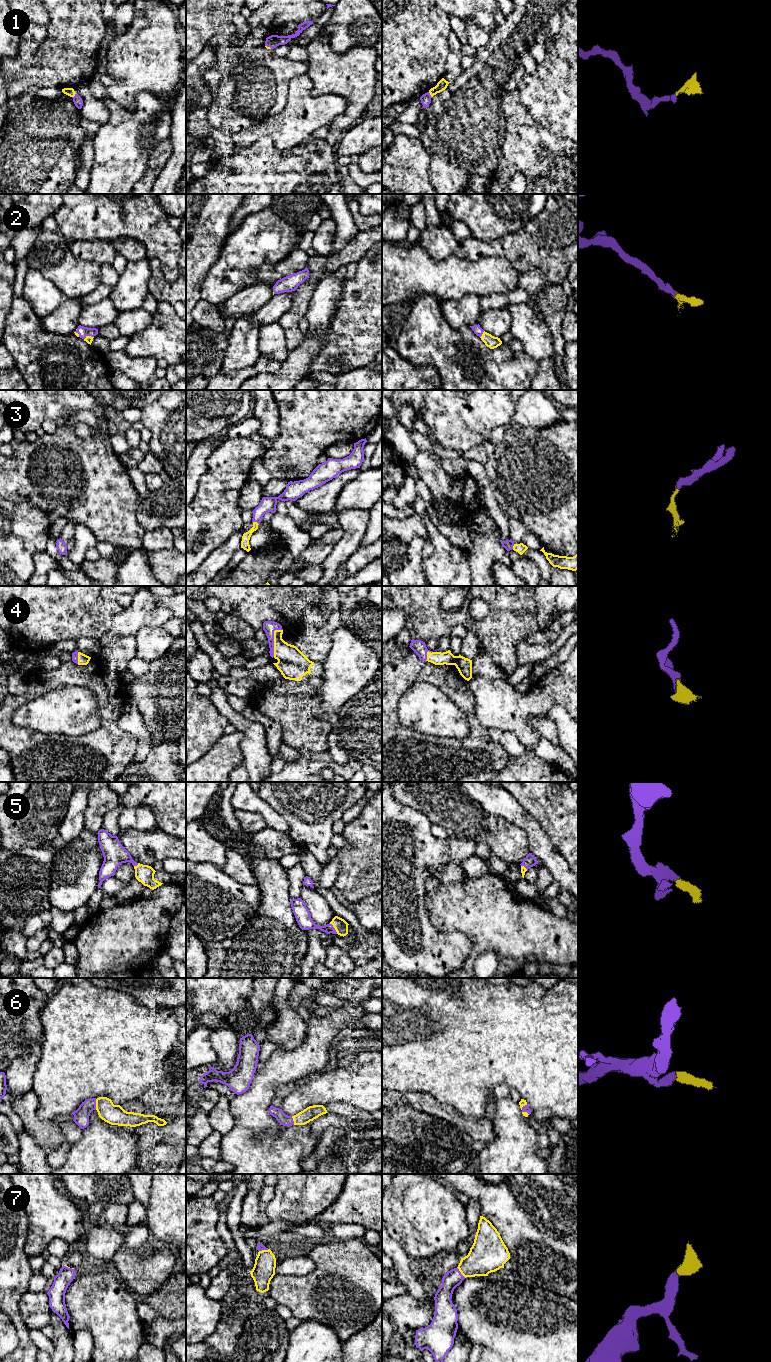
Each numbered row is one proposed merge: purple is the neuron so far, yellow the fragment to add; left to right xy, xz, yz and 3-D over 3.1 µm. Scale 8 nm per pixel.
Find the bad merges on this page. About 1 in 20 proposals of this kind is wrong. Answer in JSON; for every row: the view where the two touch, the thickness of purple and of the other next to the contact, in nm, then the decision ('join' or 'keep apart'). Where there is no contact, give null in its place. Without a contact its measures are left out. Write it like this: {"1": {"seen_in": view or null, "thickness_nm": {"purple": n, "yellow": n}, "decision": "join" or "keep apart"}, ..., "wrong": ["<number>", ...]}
{"1": {"seen_in": "yz", "thickness_nm": {"purple": 80, "yellow": 80}, "decision": "join"}, "2": {"seen_in": "yz", "thickness_nm": {"purple": 70, "yellow": 100}, "decision": "join"}, "3": {"seen_in": "xz", "thickness_nm": {"purple": 130, "yellow": 70}, "decision": "join"}, "4": {"seen_in": "xz", "thickness_nm": {"purple": 100, "yellow": 240}, "decision": "join"}, "5": {"seen_in": "xz", "thickness_nm": {"purple": 120, "yellow": 110}, "decision": "join"}, "6": {"seen_in": "xy", "thickness_nm": {"purple": 130, "yellow": 160}, "decision": "join"}, "7": {"seen_in": "yz", "thickness_nm": {"purple": 140, "yellow": 280}, "decision": "join"}, "wrong": []}

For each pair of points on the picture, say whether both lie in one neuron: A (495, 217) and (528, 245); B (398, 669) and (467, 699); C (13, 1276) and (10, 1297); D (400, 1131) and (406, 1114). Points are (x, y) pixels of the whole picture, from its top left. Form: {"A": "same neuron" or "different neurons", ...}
{"A": "different neurons", "B": "same neuron", "C": "same neuron", "D": "same neuron"}

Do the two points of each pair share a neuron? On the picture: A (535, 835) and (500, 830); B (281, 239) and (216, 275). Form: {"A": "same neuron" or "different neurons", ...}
{"A": "different neurons", "B": "same neuron"}

